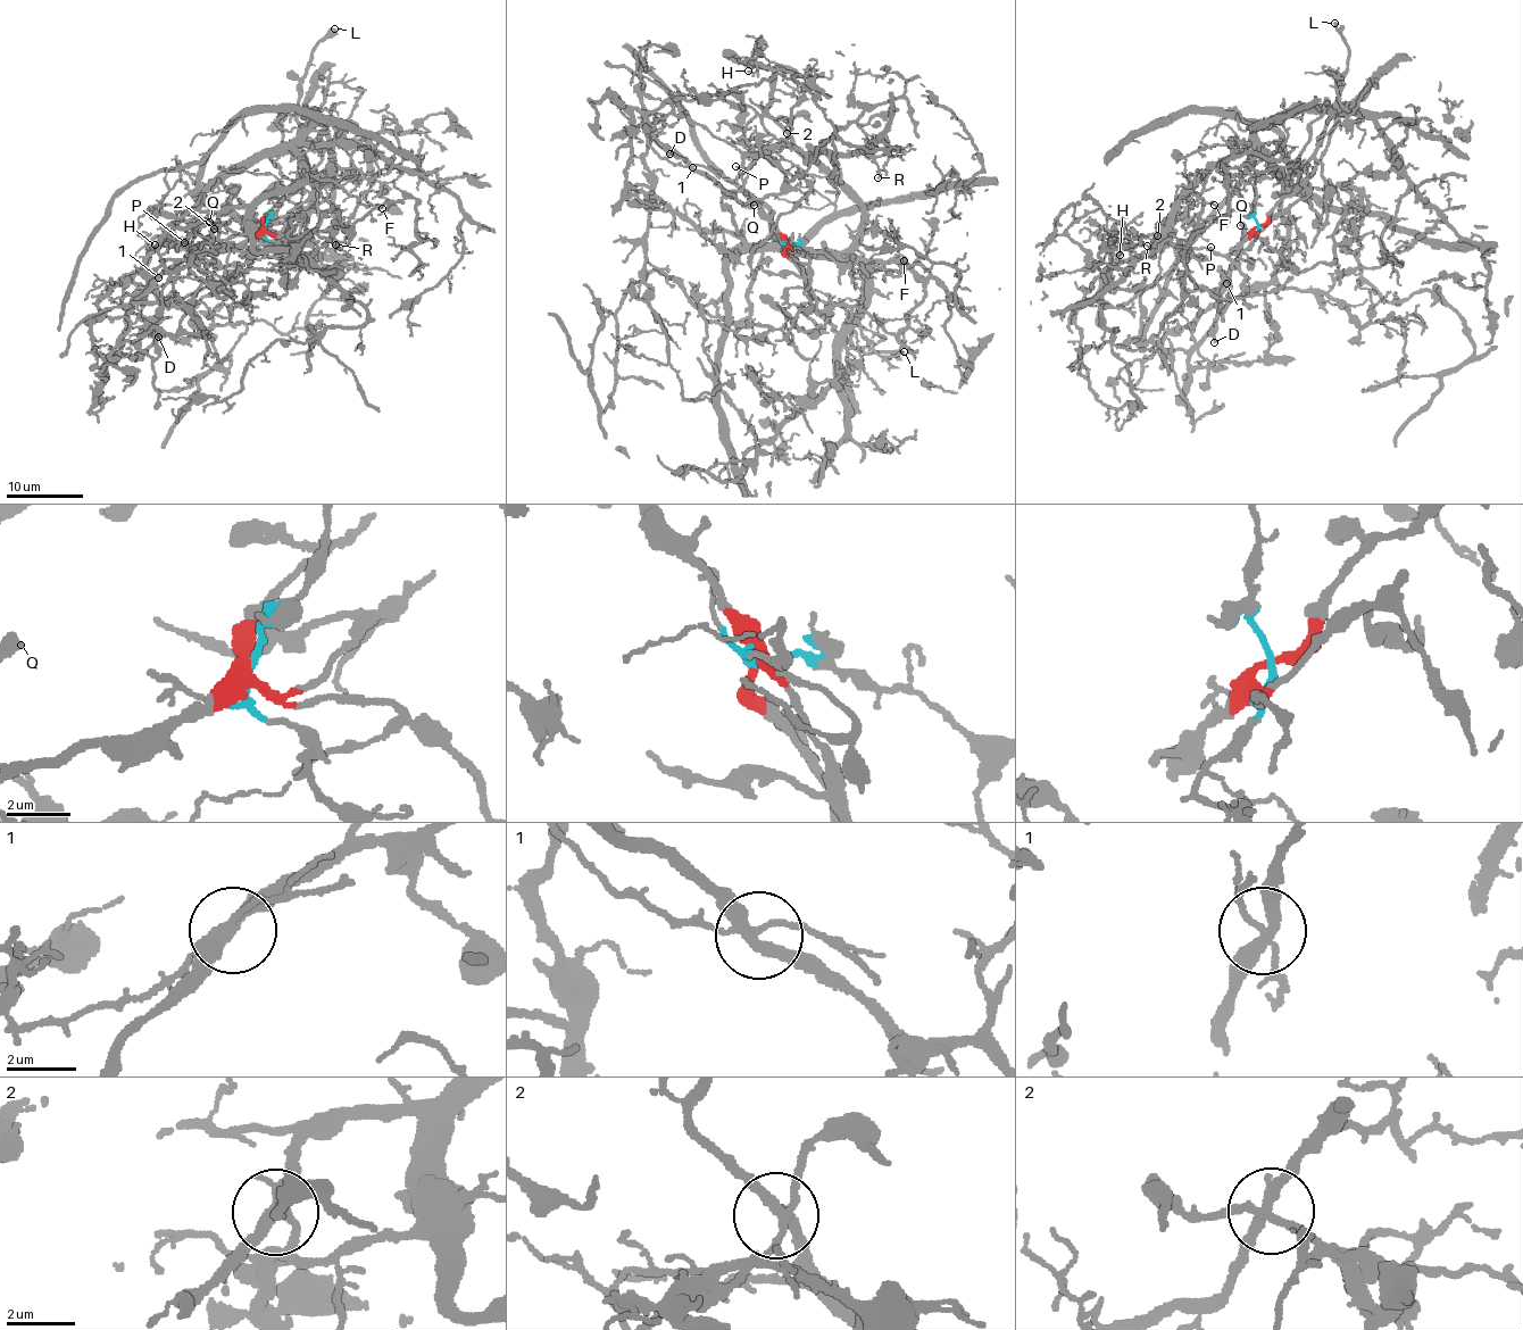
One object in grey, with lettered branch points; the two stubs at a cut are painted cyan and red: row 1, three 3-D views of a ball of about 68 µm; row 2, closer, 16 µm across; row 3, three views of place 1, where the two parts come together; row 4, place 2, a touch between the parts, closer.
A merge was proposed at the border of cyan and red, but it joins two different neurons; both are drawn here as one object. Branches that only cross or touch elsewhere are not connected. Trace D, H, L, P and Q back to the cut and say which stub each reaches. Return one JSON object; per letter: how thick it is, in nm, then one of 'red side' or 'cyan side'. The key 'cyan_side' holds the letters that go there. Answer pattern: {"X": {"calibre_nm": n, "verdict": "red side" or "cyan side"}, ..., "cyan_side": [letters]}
{"D": {"calibre_nm": 150, "verdict": "red side"}, "H": {"calibre_nm": 100, "verdict": "cyan side"}, "L": {"calibre_nm": 260, "verdict": "red side"}, "P": {"calibre_nm": 130, "verdict": "red side"}, "Q": {"calibre_nm": 440, "verdict": "red side"}, "cyan_side": ["H"]}

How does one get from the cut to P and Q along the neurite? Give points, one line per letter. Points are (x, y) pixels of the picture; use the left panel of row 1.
P: (265, 226), (242, 241), (209, 251), (184, 241)
Q: (265, 226), (240, 242), (188, 256), (197, 231), (210, 222)

